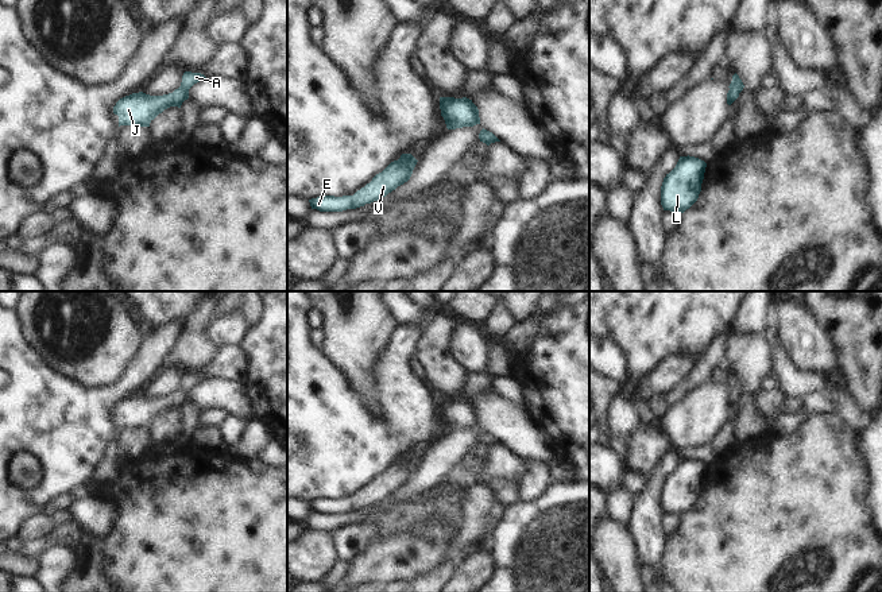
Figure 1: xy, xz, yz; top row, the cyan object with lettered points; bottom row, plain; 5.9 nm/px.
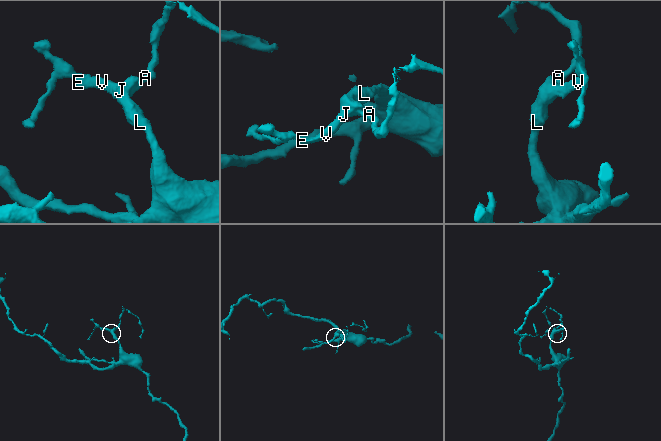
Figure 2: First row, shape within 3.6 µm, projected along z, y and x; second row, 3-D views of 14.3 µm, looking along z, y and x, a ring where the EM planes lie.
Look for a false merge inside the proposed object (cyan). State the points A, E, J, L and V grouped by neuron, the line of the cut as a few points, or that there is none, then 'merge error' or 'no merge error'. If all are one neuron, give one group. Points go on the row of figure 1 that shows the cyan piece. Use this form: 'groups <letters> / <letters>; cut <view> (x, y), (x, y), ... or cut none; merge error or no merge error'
groups A E J L V; cut none; no merge error

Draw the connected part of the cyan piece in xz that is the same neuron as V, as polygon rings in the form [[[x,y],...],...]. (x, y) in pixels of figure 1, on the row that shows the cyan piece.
[[[402,154],[398,160],[391,162],[353,196],[321,196],[309,200],[310,206],[320,212],[343,212],[379,201],[410,179],[417,162],[411,154]]]

